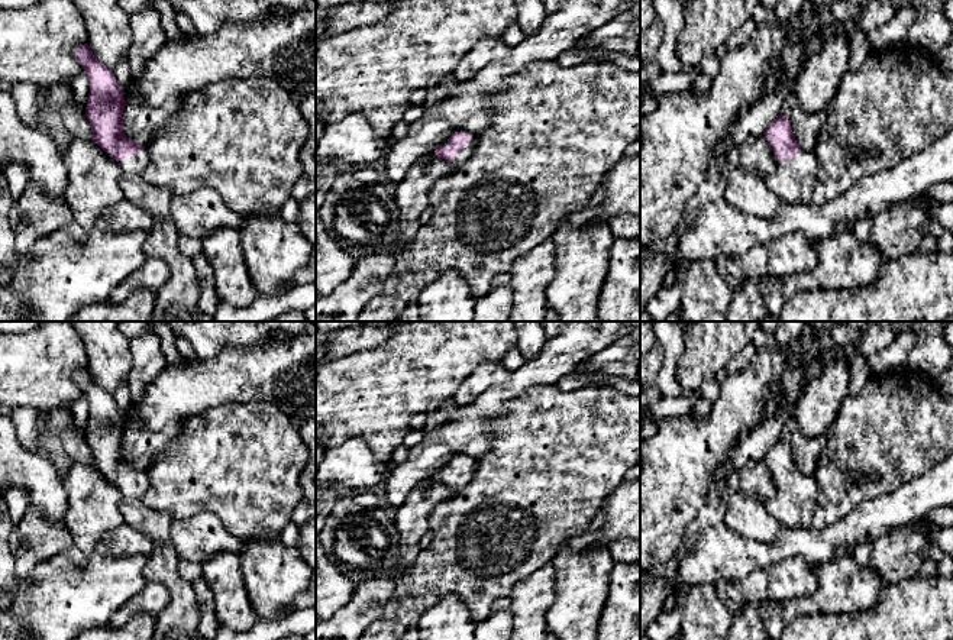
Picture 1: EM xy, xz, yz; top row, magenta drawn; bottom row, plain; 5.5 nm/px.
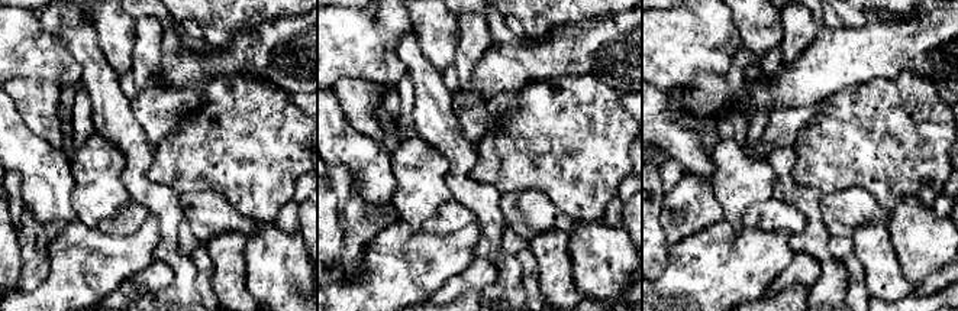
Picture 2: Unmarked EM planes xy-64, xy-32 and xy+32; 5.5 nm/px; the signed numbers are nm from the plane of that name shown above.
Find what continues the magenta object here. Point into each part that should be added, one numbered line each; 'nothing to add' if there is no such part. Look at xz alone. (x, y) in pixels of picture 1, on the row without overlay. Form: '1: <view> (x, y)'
1: xz (465, 478)

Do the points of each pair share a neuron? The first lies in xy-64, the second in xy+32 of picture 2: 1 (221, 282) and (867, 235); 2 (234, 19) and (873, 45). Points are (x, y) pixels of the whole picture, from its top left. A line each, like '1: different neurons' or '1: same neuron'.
1: same neuron
2: different neurons

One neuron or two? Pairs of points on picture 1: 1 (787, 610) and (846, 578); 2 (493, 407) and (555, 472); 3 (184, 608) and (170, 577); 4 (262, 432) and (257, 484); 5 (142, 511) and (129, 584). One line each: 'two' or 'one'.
1: one
2: two
3: one
4: one
5: two

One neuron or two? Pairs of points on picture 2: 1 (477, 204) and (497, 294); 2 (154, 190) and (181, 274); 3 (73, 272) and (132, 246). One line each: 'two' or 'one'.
1: one
2: one
3: one

